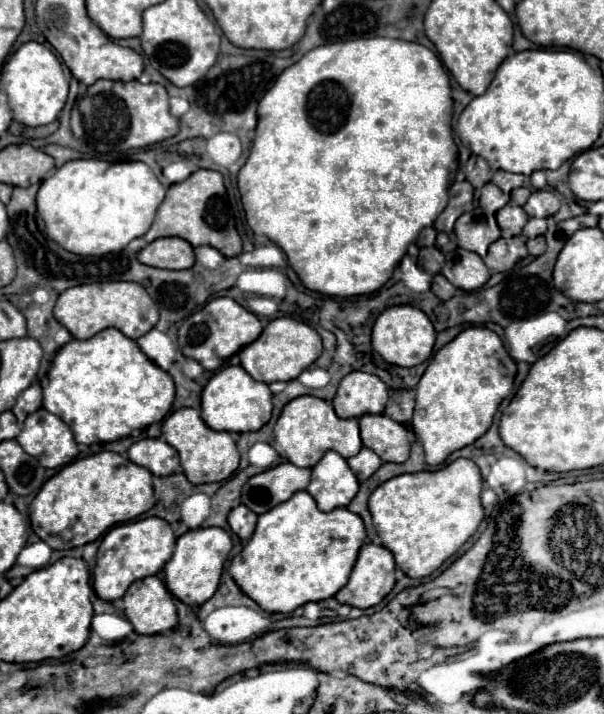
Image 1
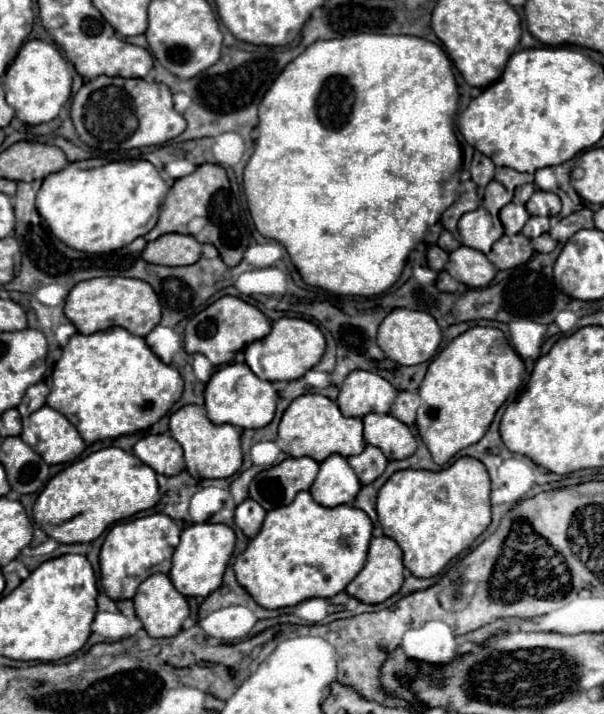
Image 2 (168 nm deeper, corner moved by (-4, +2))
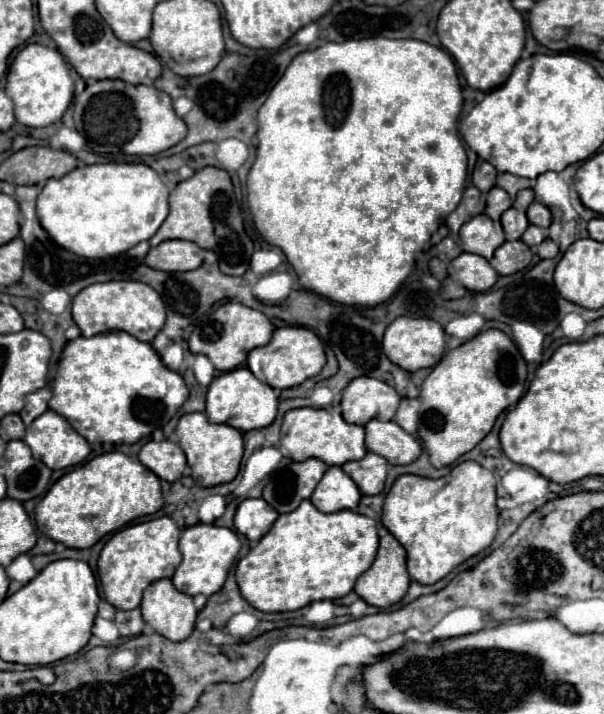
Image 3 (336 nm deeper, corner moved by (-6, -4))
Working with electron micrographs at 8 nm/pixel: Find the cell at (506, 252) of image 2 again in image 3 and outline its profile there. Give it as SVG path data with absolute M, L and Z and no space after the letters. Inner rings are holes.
M517 240L517 242L505 242L495 250L495 256L491 258L491 266L501 274L515 274L523 268L527 268L531 264L531 250L525 242Z

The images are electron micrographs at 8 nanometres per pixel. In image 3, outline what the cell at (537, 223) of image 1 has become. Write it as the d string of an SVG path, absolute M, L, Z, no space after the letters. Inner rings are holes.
M529 226L529 228L523 232L521 240L523 240L527 246L537 246L537 244L541 244L547 236L549 236L549 230L547 230L547 228L541 228L541 226Z

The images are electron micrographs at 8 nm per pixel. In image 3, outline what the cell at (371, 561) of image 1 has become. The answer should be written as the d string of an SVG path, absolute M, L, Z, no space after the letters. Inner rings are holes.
M391 534L383 536L373 566L355 582L355 594L377 608L397 604L411 582L405 560L405 548Z

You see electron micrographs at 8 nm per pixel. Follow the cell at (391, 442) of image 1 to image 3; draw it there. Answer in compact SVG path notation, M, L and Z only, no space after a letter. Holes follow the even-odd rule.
M371 420L365 426L365 446L369 452L387 458L389 464L411 464L421 454L417 438L407 434L395 422L383 420Z

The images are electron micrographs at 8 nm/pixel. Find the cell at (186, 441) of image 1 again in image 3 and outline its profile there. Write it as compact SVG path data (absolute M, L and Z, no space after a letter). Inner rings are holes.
M193 412L181 416L175 434L179 436L179 446L187 456L187 464L191 468L191 478L199 486L217 486L231 482L243 458L243 434L227 424L211 424L203 412Z

